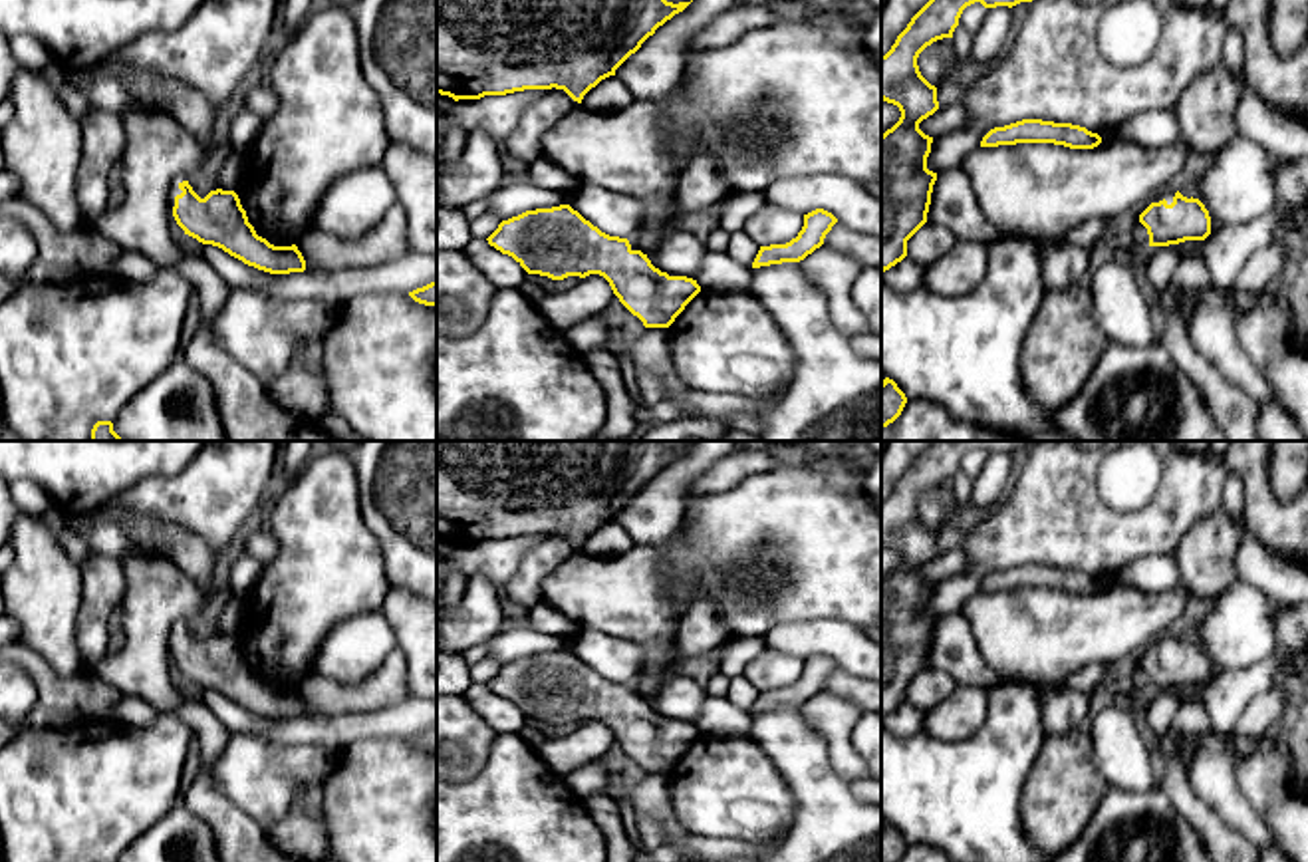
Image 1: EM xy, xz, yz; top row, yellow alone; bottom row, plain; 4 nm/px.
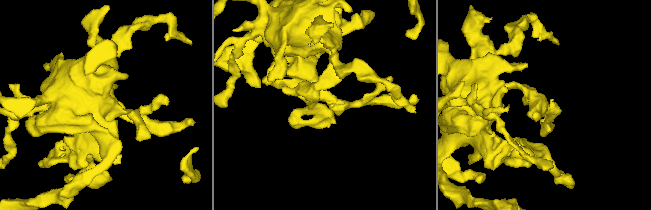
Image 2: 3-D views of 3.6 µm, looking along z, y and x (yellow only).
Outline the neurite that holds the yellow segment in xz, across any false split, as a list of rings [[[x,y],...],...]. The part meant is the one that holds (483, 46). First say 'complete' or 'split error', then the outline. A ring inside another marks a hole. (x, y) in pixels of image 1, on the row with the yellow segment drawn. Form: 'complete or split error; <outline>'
complete; [[[437,0],[437,93],[458,99],[564,89],[574,101],[635,54],[691,2],[667,0]]]

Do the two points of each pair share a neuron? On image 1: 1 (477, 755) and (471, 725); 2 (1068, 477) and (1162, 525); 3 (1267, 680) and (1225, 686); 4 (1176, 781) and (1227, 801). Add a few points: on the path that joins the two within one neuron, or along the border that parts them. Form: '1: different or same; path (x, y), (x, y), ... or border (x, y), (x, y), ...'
1: same; path (477, 747), (473, 733)
2: same; path (1086, 501), (1110, 525), (1138, 525)
3: same; path (1257, 680), (1235, 686)
4: different; border (1185, 771), (1189, 787), (1221, 821)

